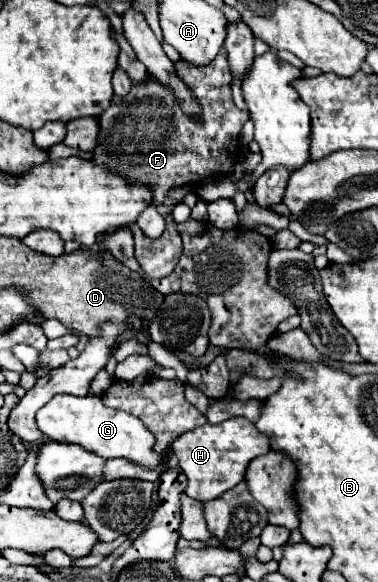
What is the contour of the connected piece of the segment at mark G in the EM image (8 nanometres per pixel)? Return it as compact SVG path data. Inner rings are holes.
M56 395L48 405L38 411L38 429L52 441L84 445L84 449L94 449L104 459L126 457L138 465L144 465L146 469L152 469L162 461L162 457L152 451L154 437L142 425L142 421L126 411L106 407L98 395Z

